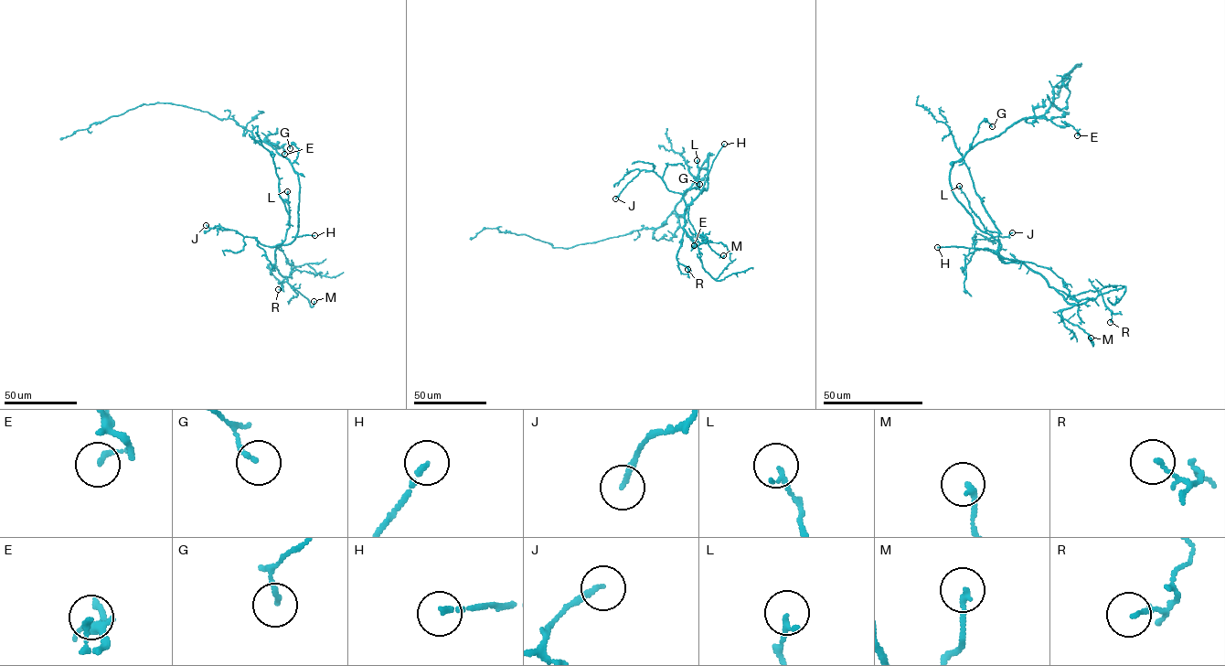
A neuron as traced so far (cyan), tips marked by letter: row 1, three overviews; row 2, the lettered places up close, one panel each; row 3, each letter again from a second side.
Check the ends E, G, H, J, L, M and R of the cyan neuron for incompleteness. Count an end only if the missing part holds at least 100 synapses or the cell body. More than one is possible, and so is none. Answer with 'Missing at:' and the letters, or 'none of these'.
Missing at: H

